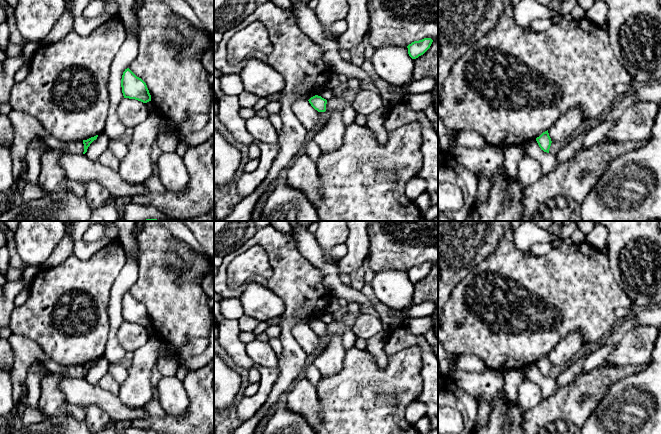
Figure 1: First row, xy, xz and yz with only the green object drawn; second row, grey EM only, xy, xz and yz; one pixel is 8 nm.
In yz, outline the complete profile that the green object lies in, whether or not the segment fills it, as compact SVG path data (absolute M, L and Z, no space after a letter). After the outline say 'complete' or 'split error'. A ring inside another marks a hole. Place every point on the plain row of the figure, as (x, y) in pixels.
M548 354L543 356L539 361L537 361L536 365L537 365L539 371L541 372L541 374L549 377L549 373L550 373L552 365L549 360Z; complete

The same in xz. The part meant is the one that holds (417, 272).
M424 262L419 265L414 265L407 270L408 278L412 283L416 283L423 279L431 270L433 264L431 262Z; complete

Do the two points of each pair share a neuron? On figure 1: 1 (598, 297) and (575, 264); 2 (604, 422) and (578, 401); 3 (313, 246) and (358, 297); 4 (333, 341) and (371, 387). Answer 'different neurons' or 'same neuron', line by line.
1: same neuron
2: different neurons
3: same neuron
4: different neurons

